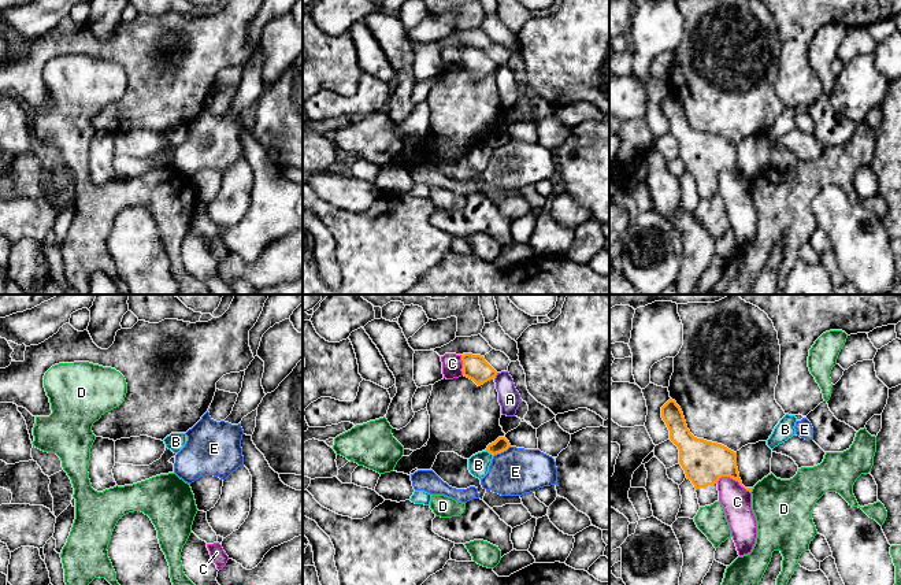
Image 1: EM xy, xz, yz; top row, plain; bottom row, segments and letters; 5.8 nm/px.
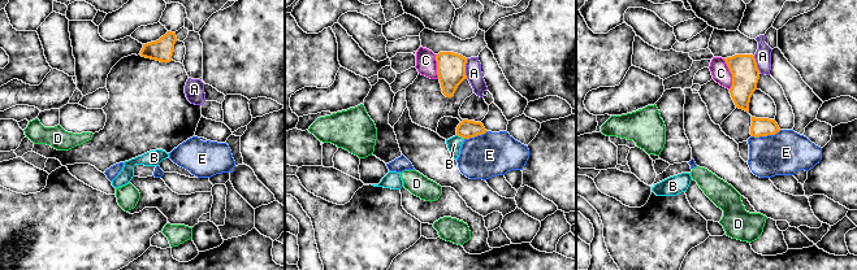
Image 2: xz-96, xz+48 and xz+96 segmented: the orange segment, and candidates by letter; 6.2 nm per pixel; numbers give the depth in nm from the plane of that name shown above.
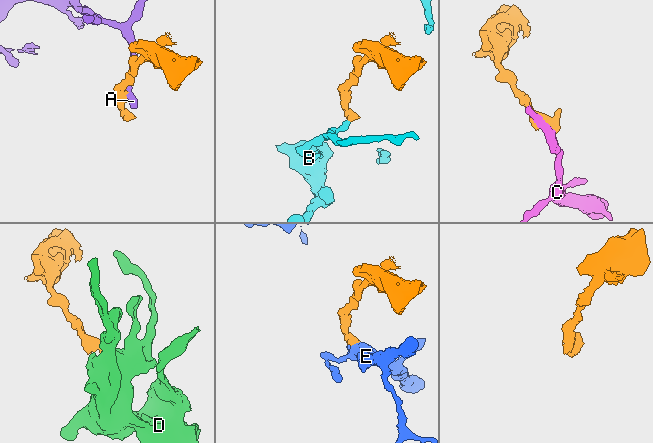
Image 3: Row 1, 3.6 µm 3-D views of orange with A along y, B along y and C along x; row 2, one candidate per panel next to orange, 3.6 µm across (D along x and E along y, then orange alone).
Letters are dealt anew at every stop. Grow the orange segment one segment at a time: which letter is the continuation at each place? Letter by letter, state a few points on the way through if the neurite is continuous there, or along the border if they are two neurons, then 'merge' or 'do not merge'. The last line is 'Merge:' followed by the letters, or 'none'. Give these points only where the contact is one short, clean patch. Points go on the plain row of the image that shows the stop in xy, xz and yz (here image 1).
A: border along xz (497, 66), (495, 71); do not merge
B: border along xz (486, 143), (493, 148); do not merge
C: do not merge
D: border along yz (753, 181), (751, 185); do not merge
E: border along xz (510, 139), (493, 150); do not merge
Merge: none

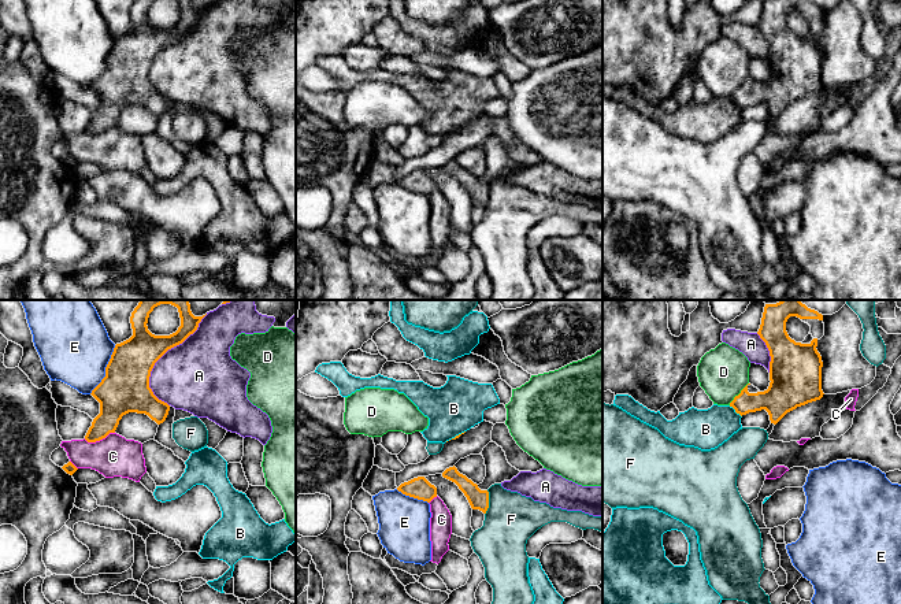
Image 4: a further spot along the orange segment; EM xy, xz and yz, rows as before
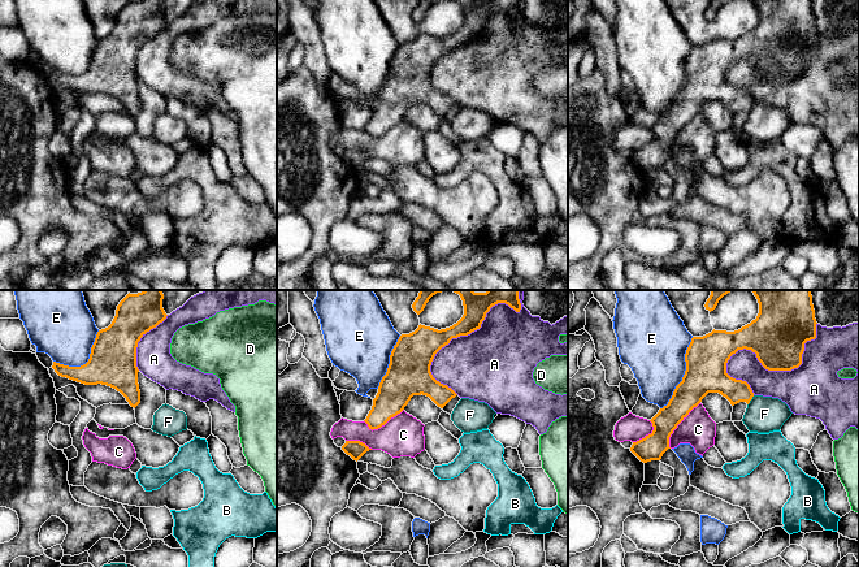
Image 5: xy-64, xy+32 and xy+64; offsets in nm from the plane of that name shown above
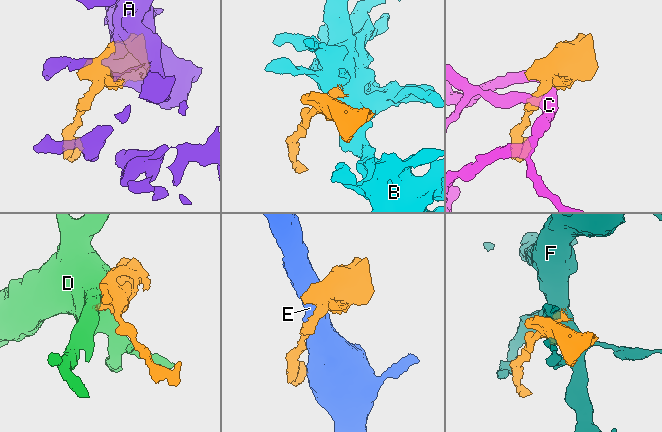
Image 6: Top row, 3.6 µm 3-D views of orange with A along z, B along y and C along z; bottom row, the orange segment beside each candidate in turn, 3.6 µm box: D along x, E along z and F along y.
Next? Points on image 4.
A: do not merge
B: border along yz (729, 99), (741, 110); do not merge
C: do not merge
D: border along yz (748, 76), (729, 97); do not merge
E: do not merge
F: do not merge
Merge: none

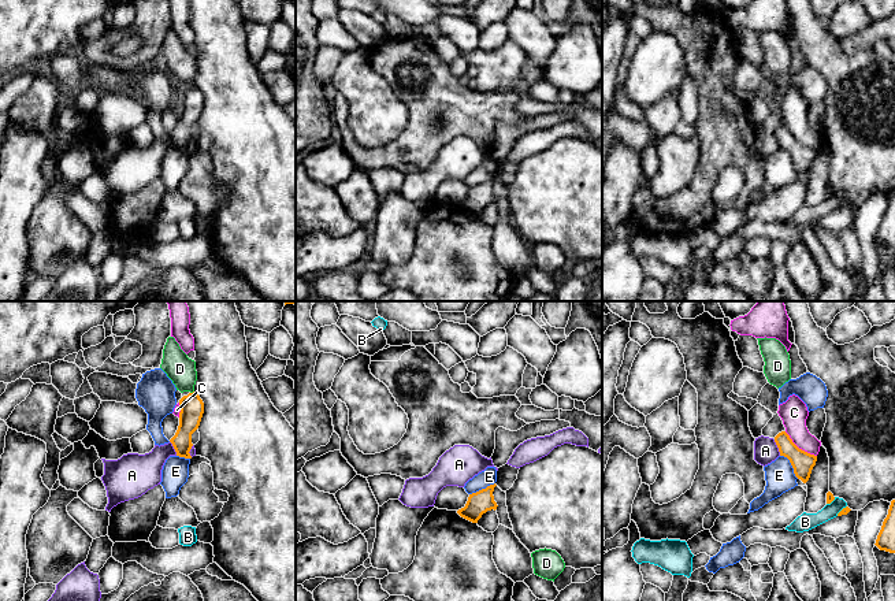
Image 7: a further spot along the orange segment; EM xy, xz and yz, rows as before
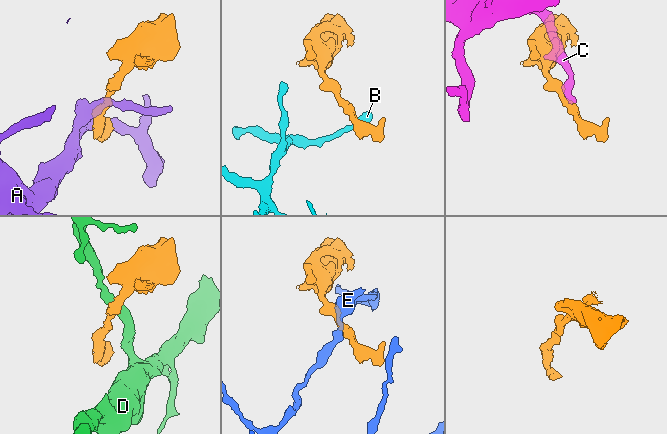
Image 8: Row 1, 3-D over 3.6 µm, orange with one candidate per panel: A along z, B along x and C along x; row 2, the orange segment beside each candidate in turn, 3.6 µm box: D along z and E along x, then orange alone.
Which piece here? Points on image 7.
A: border along yz (773, 133), (780, 148); do not merge
B: border along yz (846, 199), (836, 208); do not merge
C: border along yz (784, 125), (799, 141), (816, 149); do not merge
D: border along xy (193, 84), (190, 86); do not merge
E: border along yz (780, 148), (788, 154), (793, 166), (798, 171); do not merge
Merge: none

